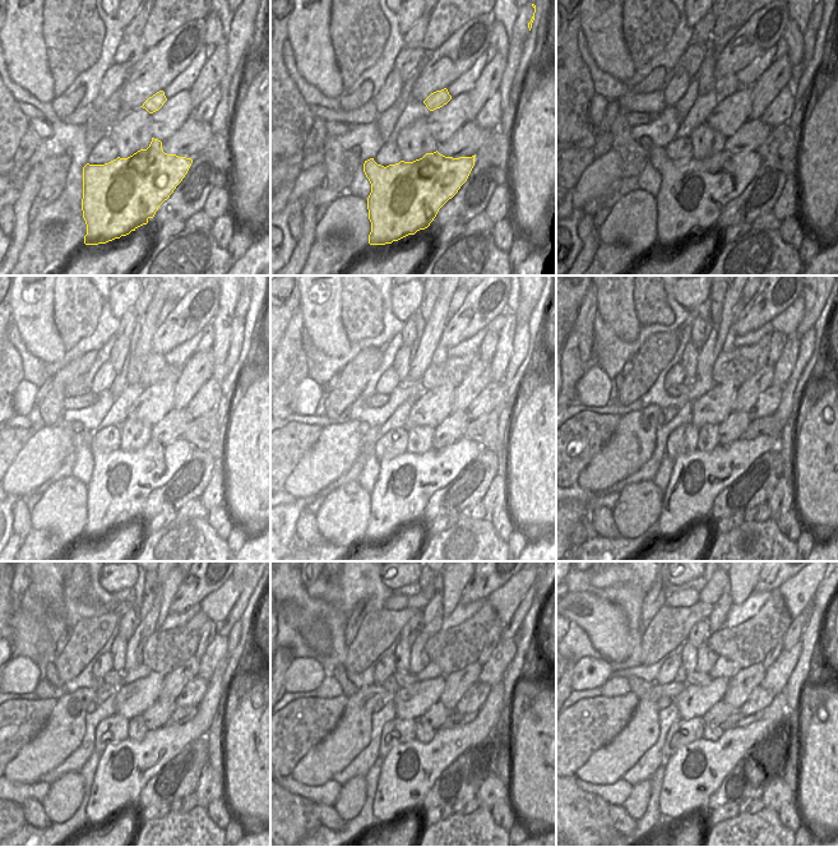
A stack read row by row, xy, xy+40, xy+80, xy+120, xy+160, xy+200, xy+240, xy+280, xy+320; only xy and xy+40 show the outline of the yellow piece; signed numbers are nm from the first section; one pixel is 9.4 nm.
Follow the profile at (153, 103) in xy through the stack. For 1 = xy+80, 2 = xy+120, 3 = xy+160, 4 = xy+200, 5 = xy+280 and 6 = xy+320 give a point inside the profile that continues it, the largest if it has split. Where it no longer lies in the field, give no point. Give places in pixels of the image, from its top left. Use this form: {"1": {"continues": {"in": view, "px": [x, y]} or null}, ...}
{"1": {"continues": {"in": "xy+80", "px": [727, 84]}}, "2": {"continues": {"in": "xy+120", "px": [154, 362]}}, "3": {"continues": {"in": "xy+160", "px": [436, 376]}}, "4": {"continues": {"in": "xy+200", "px": [728, 345]}}, "5": {"continues": {"in": "xy+280", "px": [453, 587]}}, "6": {"continues": {"in": "xy+320", "px": [741, 587]}}}

